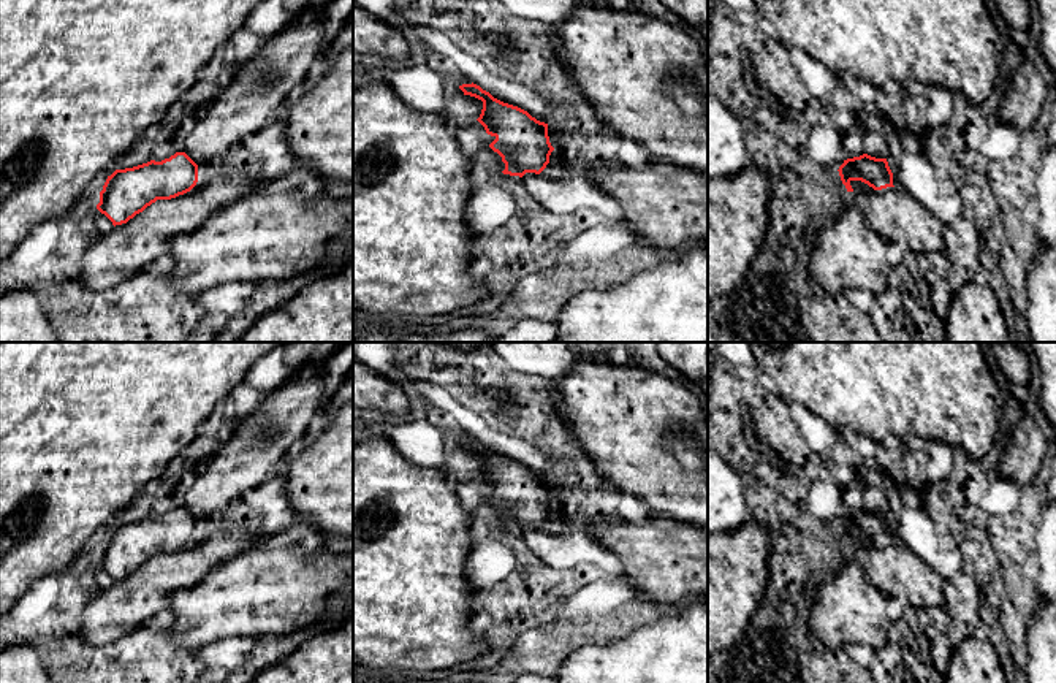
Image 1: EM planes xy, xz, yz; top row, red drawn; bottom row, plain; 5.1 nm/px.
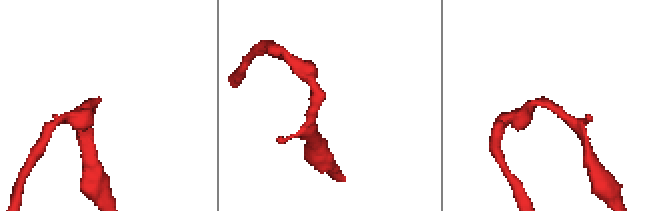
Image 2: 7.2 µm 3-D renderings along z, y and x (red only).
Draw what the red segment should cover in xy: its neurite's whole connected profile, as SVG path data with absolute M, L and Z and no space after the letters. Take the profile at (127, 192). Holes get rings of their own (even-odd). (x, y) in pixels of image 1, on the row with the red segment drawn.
M176 152L161 162L116 170L108 176L97 209L112 225L127 223L157 200L171 200L190 192L198 182L198 165Z

